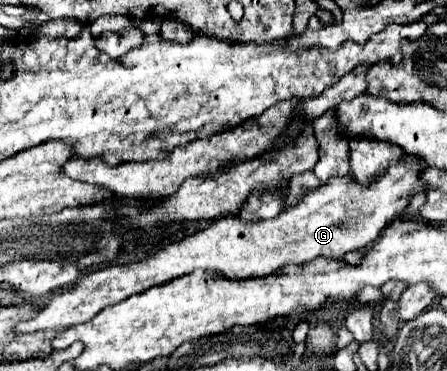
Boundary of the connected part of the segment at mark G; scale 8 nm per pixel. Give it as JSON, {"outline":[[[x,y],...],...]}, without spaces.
{"outline":[[[409,155],[407,163],[399,161],[395,167],[389,167],[387,173],[369,187],[361,187],[349,177],[333,177],[325,185],[311,189],[297,205],[283,209],[271,221],[241,223],[237,215],[221,217],[207,229],[186,236],[183,241],[169,243],[145,259],[111,263],[99,271],[83,275],[71,291],[55,295],[33,319],[21,321],[17,333],[67,329],[85,323],[107,305],[115,305],[135,293],[143,293],[153,285],[167,283],[195,269],[225,273],[225,277],[263,277],[275,273],[285,263],[303,265],[315,257],[343,259],[345,253],[373,243],[381,229],[409,205],[411,191],[425,189],[425,183],[419,177],[421,171],[423,165]]]}

